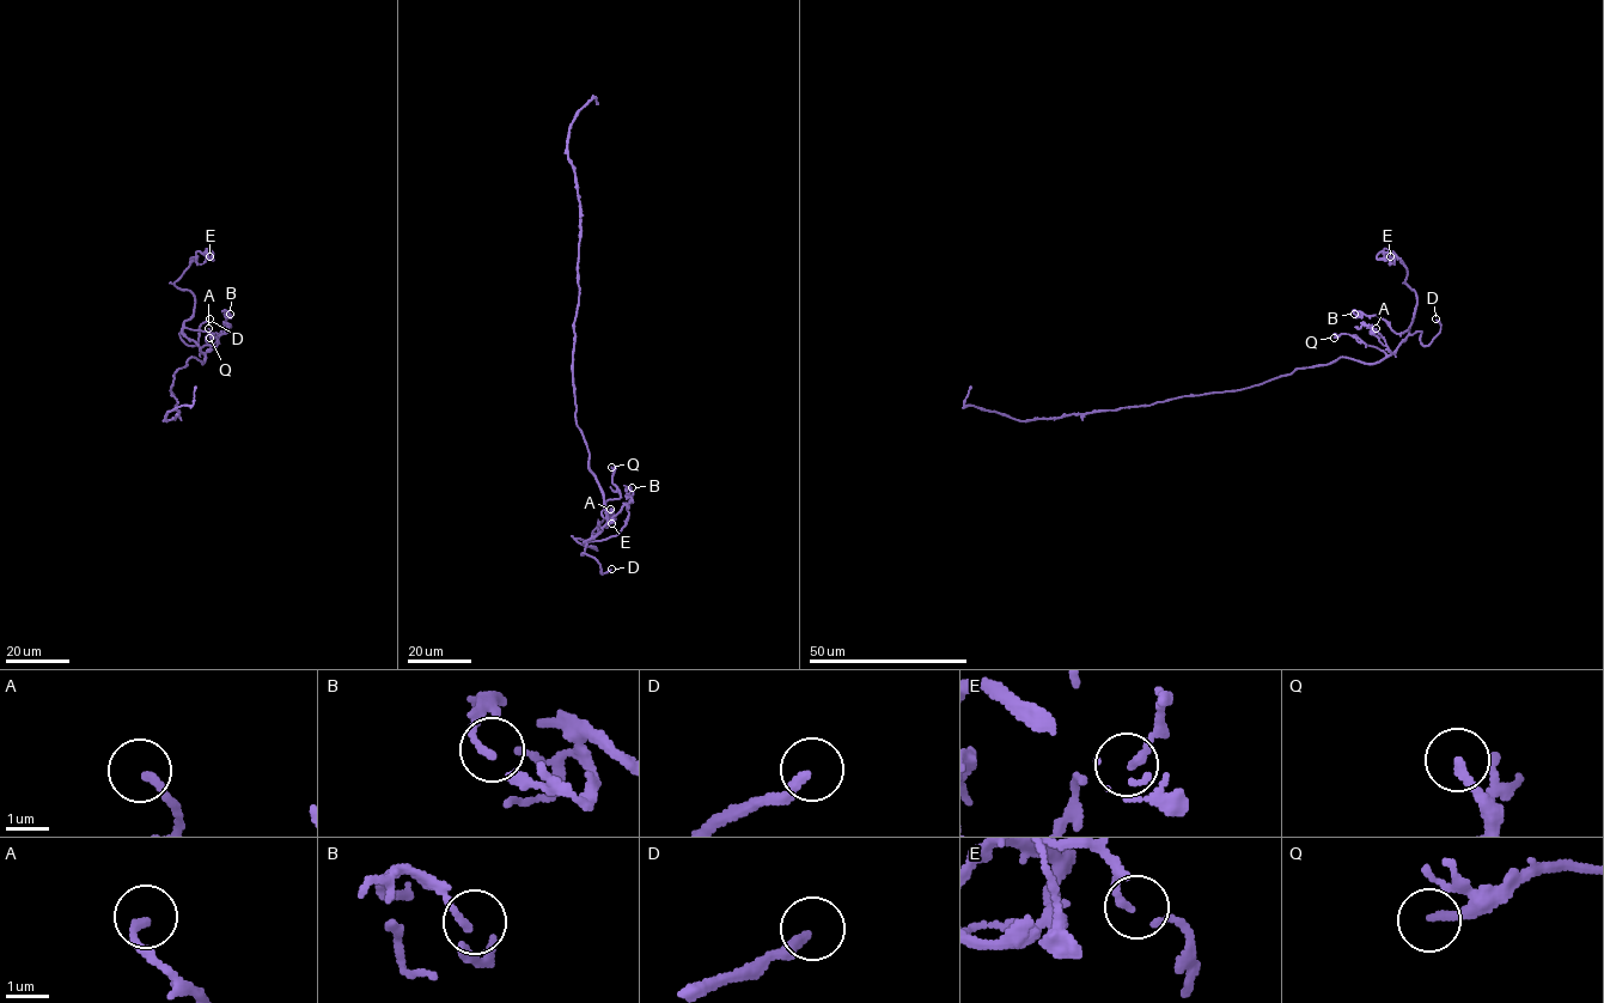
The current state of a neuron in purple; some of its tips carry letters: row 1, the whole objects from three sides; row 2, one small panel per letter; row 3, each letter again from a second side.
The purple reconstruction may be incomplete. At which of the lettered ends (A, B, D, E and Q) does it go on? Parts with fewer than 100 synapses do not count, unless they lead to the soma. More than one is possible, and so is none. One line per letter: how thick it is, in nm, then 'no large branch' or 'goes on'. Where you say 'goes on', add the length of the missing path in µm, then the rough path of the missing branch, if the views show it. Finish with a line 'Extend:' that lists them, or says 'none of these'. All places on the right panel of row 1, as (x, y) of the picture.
A: 180 nm thick; no large branch
B: 150 nm thick; no large branch
D: 240 nm thick; no large branch
E: 130 nm thick; no large branch
Q: 200 nm thick; no large branch
Extend: none of these

